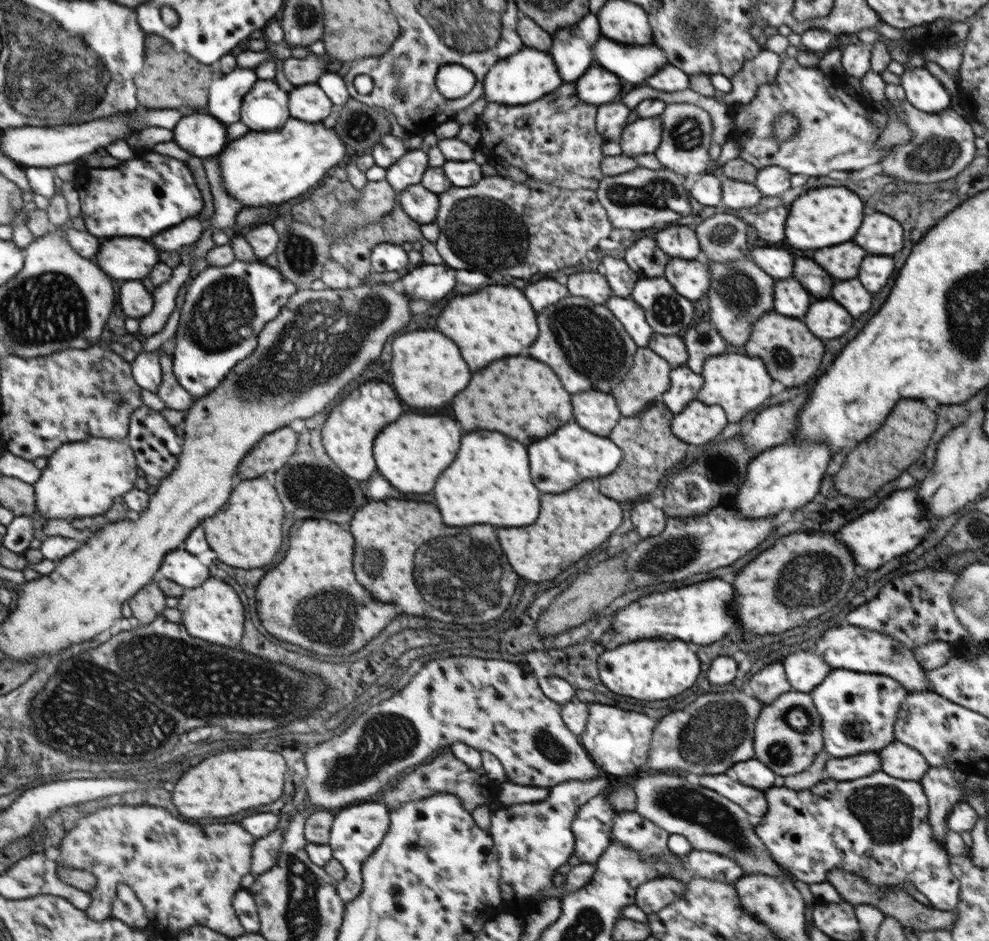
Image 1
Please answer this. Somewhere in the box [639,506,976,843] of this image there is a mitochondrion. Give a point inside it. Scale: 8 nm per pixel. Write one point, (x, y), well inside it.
(719, 727)

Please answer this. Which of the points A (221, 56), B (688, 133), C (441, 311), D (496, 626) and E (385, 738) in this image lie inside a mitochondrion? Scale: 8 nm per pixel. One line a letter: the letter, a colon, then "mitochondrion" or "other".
A: other
B: mitochondrion
C: other
D: mitochondrion
E: mitochondrion

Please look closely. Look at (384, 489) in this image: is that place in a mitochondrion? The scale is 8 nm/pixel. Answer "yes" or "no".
no

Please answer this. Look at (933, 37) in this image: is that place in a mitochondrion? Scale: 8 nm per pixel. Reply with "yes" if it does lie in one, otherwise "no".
yes

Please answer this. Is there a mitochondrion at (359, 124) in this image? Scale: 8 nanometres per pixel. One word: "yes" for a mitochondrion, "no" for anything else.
yes

